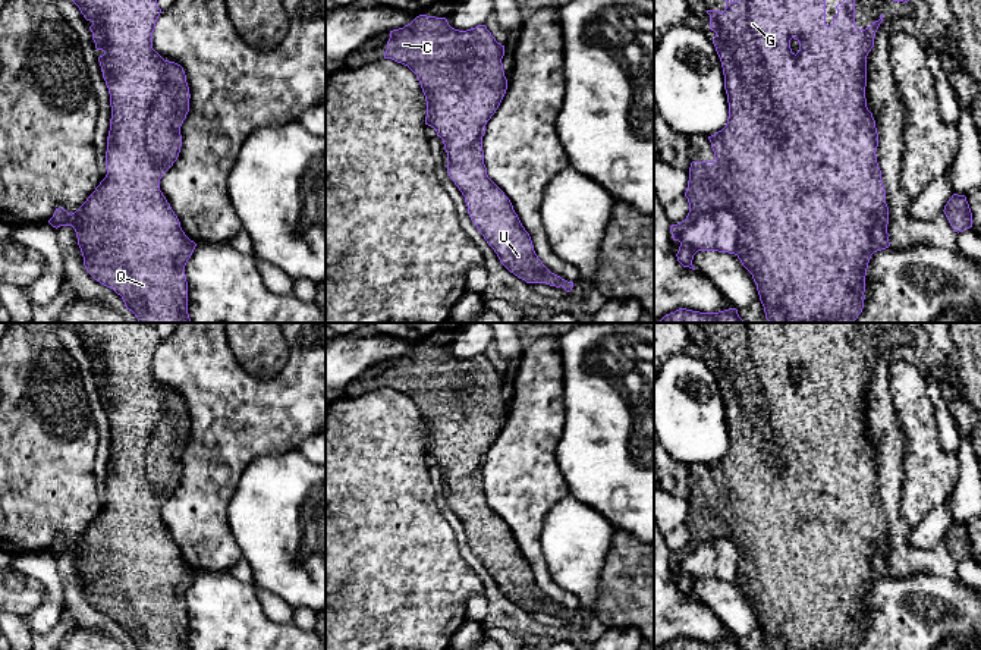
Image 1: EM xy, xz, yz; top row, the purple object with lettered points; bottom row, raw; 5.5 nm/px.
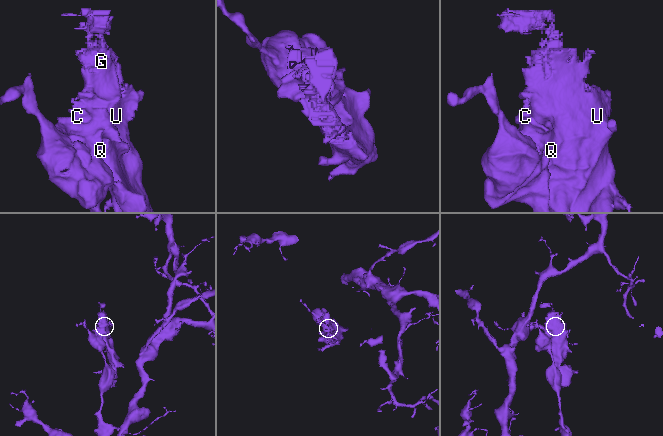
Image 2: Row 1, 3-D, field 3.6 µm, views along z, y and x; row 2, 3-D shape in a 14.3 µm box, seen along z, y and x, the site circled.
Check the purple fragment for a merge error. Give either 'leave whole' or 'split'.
split

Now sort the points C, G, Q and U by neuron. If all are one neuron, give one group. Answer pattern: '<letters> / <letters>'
C / G Q U

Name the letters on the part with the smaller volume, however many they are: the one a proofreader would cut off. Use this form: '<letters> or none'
G, Q, U

